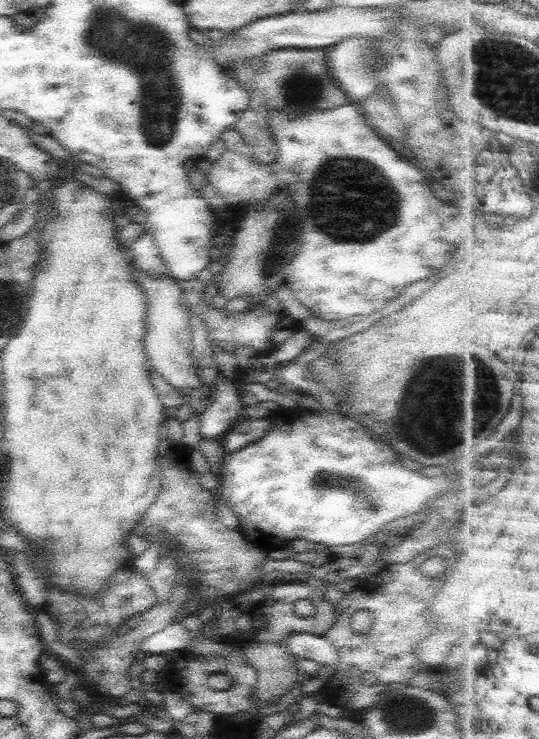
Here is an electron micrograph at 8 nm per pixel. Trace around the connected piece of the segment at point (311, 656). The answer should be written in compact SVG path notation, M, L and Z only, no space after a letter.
M294 632L287 637L286 645L299 661L314 660L329 666L338 659L337 650L323 635Z

